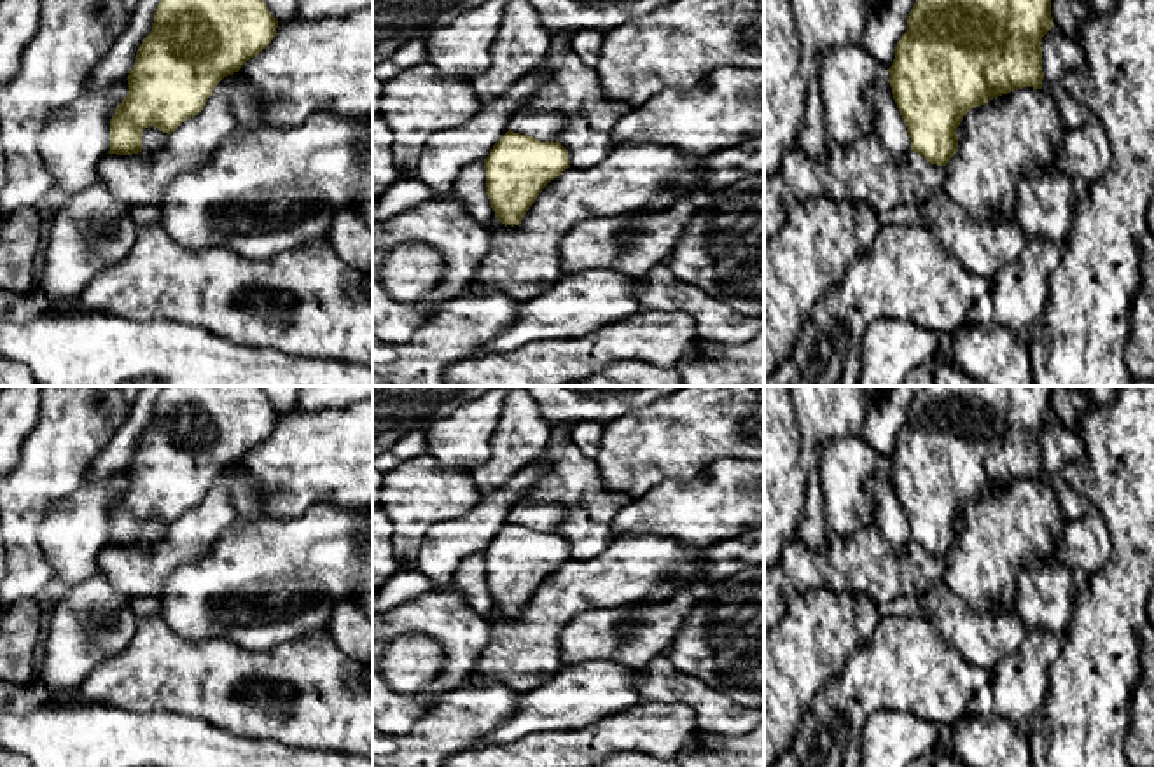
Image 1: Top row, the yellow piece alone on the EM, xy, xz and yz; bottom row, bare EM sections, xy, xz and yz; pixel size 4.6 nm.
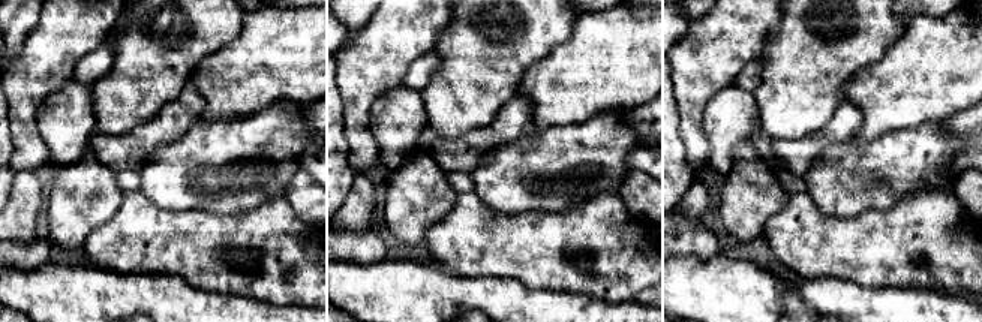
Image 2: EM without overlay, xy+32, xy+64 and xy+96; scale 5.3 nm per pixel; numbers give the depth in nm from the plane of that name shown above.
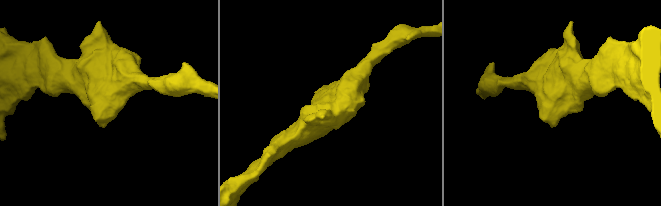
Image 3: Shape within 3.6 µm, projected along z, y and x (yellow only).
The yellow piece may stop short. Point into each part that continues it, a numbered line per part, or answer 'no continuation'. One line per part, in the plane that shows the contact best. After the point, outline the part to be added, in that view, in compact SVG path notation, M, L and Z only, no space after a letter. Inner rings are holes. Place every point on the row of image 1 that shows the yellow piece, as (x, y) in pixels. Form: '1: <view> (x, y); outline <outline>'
no continuation

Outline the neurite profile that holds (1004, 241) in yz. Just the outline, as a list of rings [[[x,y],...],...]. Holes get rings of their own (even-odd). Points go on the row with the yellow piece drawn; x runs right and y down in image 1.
[[[937,189],[925,201],[916,201],[914,206],[920,217],[916,224],[979,278],[991,278],[1014,262],[1028,243],[1016,220],[983,224],[958,206],[944,189]]]

